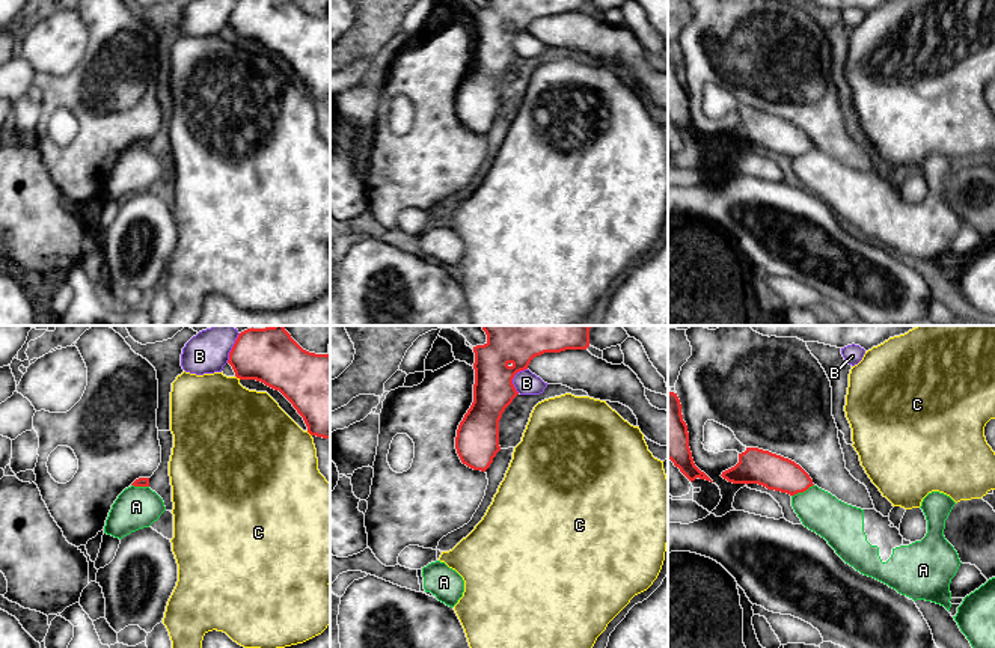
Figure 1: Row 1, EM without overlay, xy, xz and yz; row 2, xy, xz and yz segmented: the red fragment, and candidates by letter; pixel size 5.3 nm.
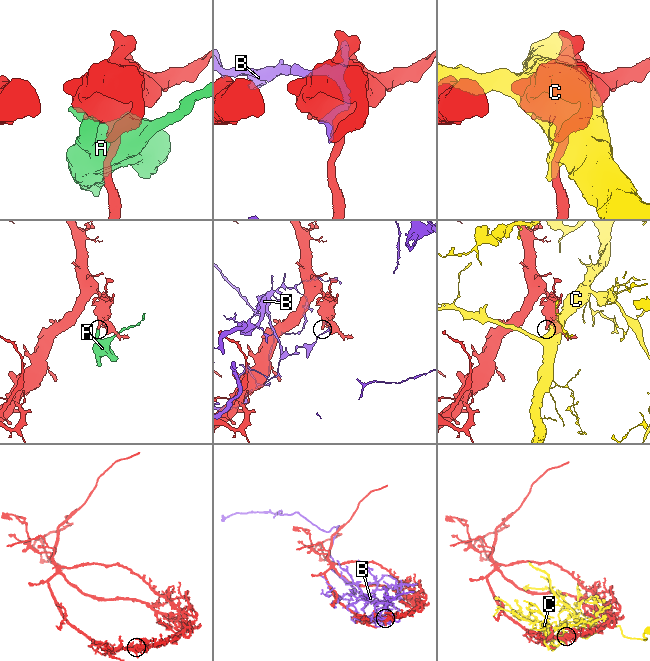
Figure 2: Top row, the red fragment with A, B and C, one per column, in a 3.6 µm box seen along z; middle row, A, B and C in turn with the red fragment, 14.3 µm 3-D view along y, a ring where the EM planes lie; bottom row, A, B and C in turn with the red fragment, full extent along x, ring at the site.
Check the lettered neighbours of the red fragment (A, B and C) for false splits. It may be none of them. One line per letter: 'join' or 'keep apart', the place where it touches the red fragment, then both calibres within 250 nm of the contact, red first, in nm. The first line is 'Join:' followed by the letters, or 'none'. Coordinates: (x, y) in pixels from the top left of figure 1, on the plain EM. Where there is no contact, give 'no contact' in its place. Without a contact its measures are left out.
Join: none
A: keep apart; contact yz (802, 154); calibres 190 and 220 nm
B: keep apart; contact xz (513, 39); calibres 220 and 130 nm
C: keep apart; contact xy (238, 39); calibres 280 and 460 nm

